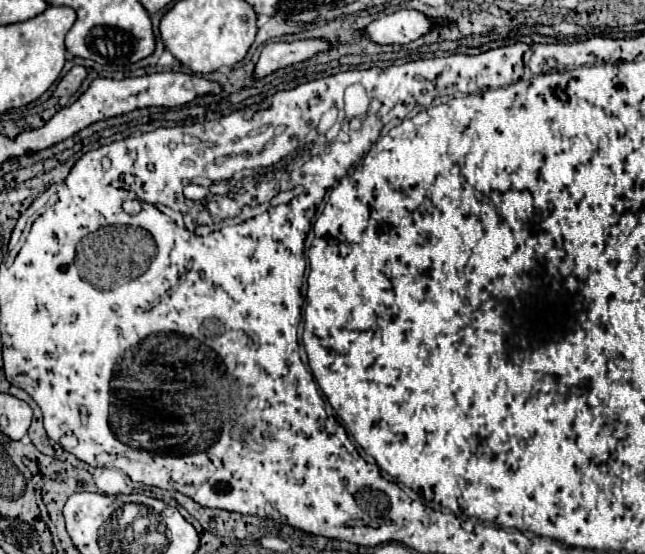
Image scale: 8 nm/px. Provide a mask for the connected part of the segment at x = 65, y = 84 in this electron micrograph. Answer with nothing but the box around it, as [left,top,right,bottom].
[53,66,87,98]

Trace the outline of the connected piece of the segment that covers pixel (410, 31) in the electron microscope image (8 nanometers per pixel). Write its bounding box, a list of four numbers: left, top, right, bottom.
[361,10,437,44]

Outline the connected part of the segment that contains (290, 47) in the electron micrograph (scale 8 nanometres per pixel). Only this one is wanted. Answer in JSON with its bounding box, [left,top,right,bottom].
[253,38,331,80]

